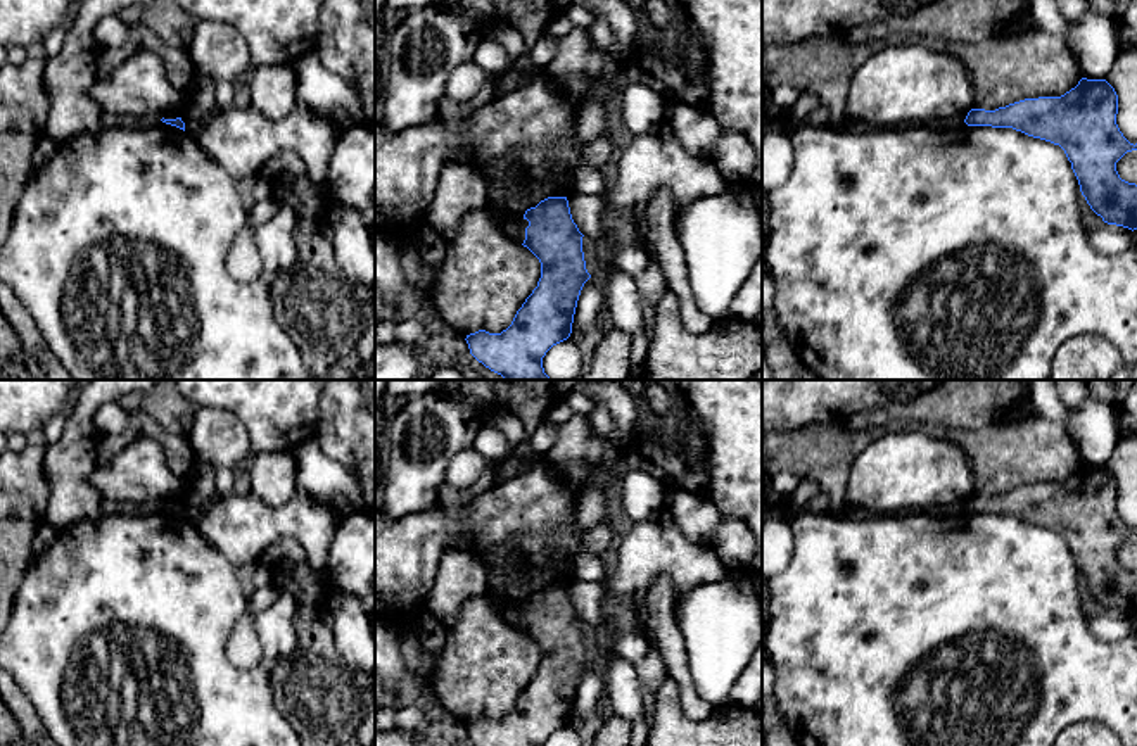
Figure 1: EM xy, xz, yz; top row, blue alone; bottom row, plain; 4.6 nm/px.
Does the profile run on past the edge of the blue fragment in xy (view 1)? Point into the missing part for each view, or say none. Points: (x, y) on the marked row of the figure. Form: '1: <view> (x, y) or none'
1: none

